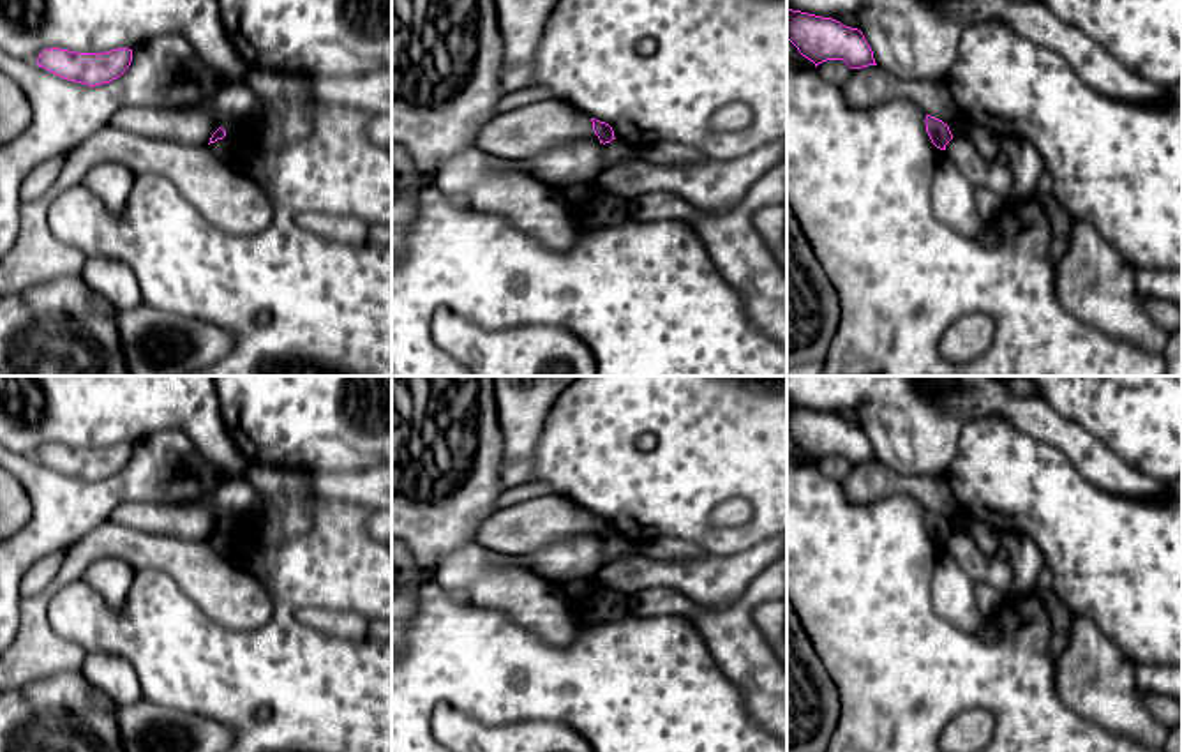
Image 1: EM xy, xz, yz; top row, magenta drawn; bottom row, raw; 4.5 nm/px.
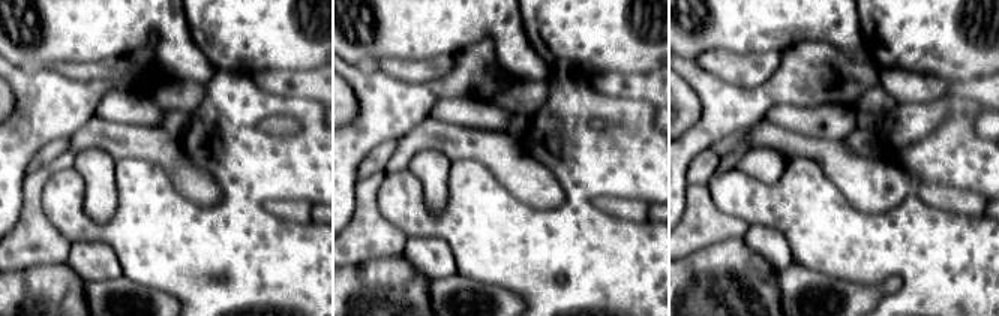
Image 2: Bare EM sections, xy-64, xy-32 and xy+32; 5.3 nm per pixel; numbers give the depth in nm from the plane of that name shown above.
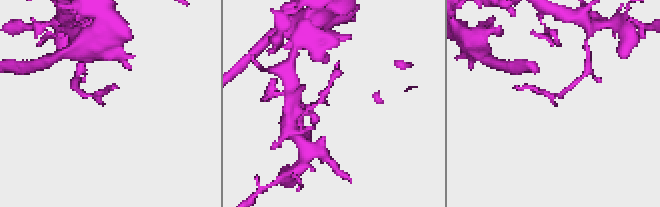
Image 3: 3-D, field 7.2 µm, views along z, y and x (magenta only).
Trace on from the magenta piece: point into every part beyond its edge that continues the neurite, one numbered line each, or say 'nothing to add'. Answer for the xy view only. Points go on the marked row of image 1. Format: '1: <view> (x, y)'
nothing to add

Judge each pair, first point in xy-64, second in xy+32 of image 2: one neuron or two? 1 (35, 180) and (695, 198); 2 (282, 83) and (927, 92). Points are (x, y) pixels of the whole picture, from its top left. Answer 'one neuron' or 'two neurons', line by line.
1: one neuron
2: one neuron

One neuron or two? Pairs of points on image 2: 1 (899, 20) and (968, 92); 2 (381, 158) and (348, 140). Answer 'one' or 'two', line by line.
1: two
2: two

